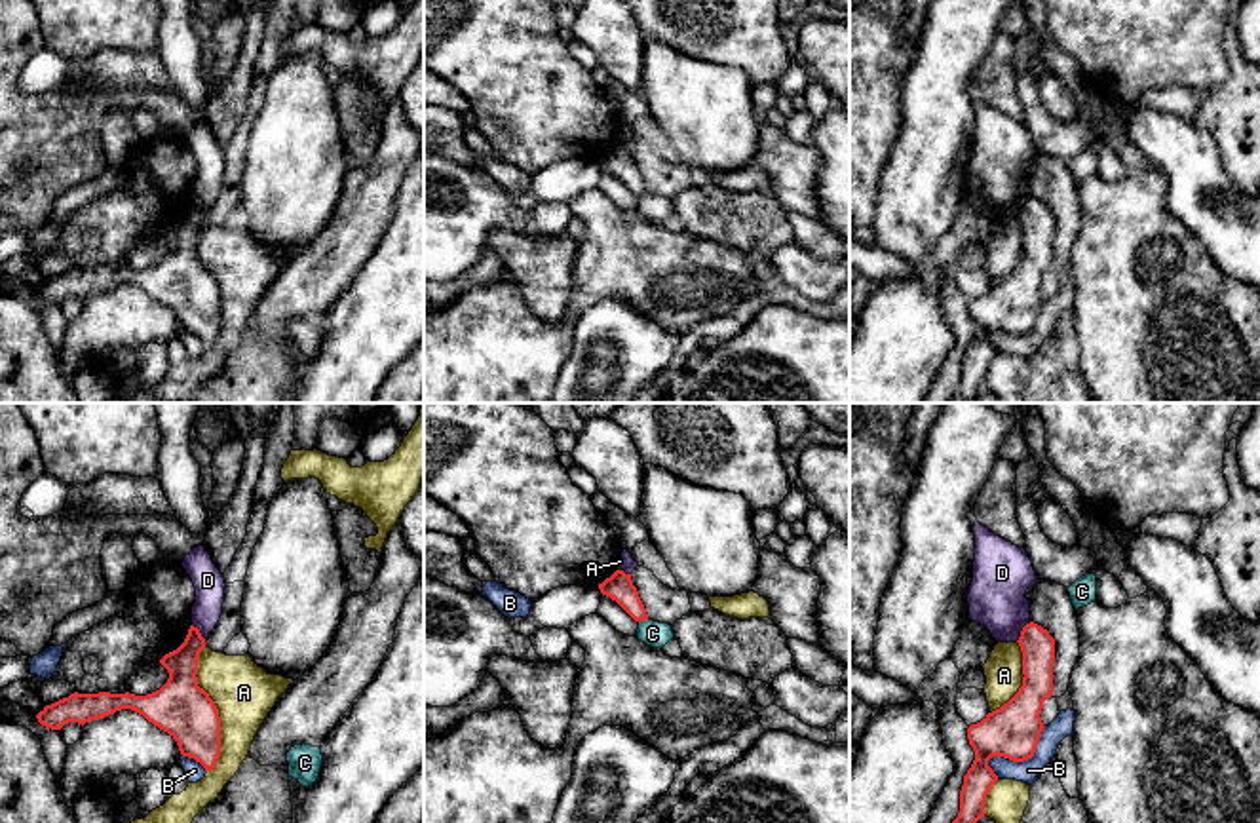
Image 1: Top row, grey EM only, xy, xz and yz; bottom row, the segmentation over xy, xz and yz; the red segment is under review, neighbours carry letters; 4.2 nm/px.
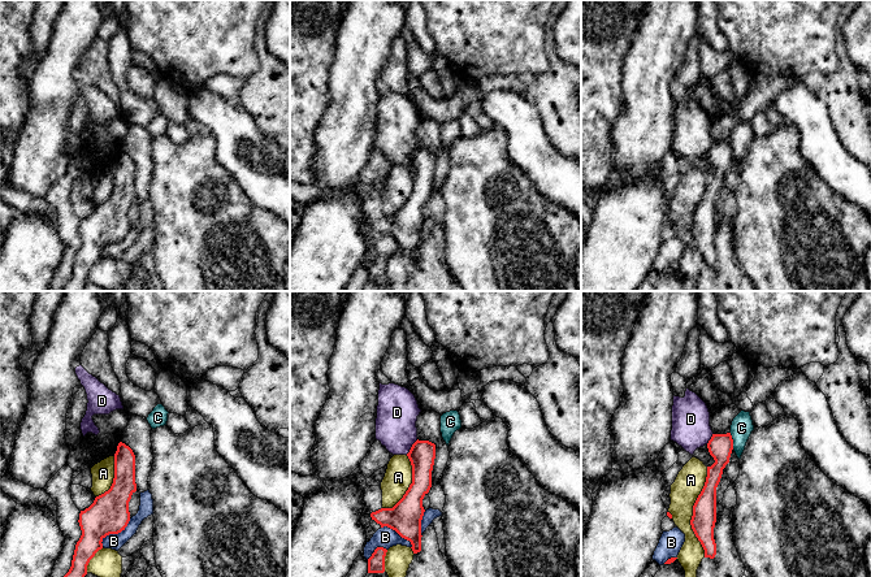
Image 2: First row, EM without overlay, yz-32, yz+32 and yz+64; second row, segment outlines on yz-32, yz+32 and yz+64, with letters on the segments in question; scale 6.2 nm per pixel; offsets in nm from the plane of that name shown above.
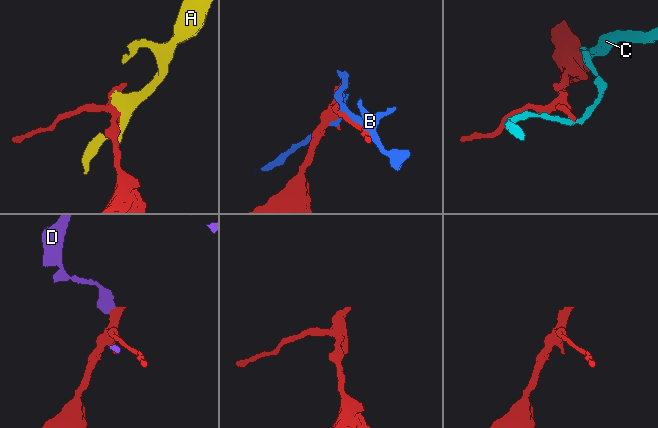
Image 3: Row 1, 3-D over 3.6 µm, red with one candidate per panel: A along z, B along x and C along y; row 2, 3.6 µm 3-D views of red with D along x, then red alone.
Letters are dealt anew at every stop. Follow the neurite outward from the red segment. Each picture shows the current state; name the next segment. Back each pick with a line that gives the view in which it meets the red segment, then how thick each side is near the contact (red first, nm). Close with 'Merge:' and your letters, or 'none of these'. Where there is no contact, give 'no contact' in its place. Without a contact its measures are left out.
Merge: none of these

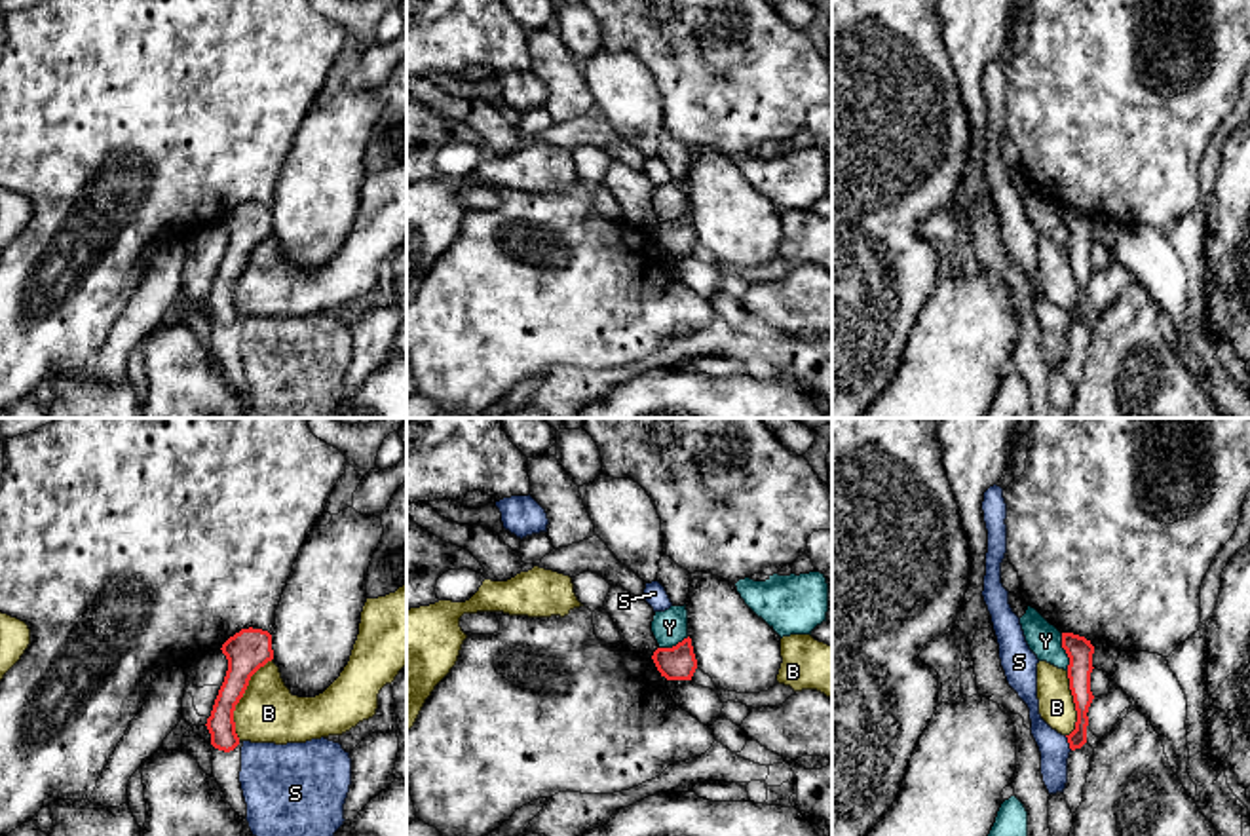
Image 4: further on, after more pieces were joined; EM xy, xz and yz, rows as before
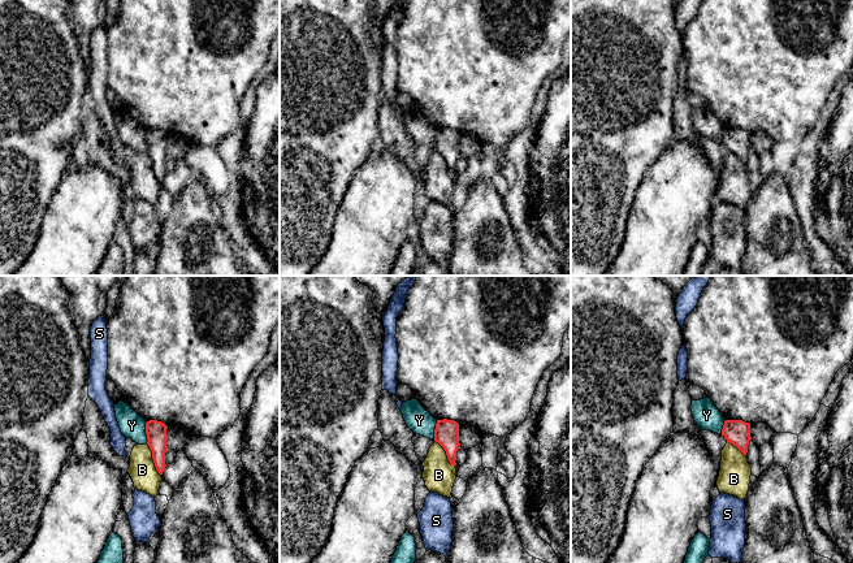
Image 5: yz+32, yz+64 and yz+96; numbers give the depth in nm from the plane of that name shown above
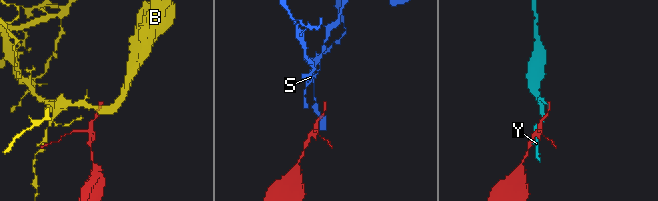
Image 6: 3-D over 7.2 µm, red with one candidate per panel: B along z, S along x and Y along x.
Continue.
Merge: none of these

